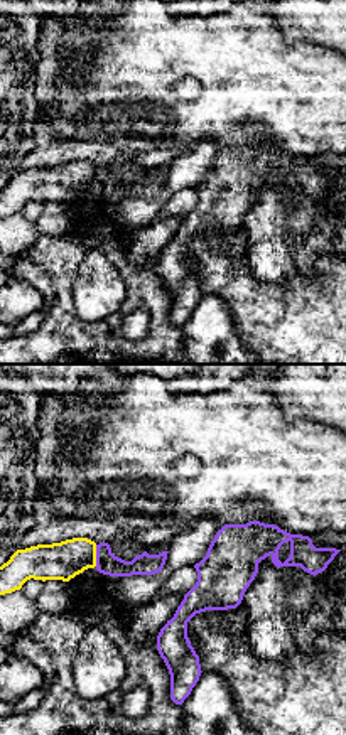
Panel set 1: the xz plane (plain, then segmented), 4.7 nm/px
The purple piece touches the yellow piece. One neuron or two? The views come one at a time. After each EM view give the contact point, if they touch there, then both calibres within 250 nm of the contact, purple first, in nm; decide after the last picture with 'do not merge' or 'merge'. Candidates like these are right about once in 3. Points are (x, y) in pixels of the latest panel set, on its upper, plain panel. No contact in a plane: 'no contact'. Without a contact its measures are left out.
(97, 177) | 110/180 nm

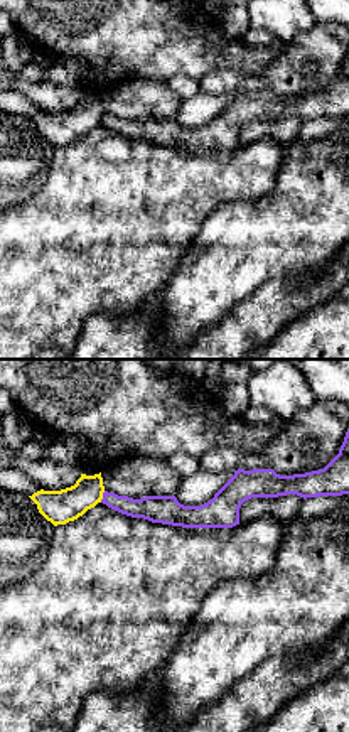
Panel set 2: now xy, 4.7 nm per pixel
(103, 118) | 130/160 nm

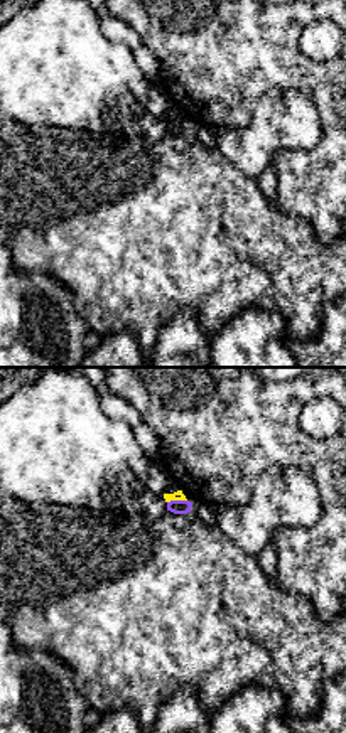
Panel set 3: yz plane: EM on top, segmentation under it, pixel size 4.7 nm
(176, 123) | 60/50 nm

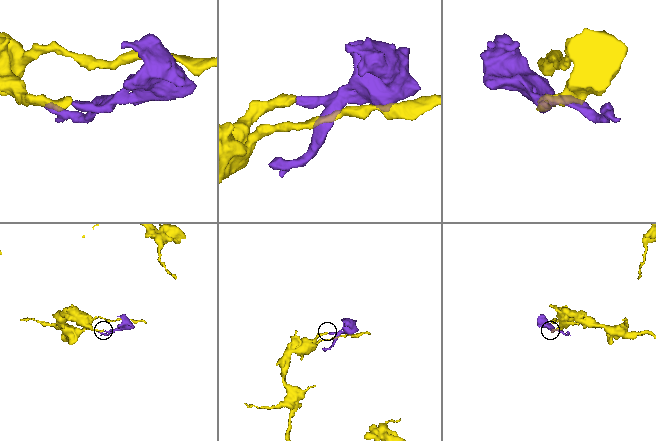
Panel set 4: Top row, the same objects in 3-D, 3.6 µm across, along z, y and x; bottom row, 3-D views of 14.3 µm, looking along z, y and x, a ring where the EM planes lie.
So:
do not merge

